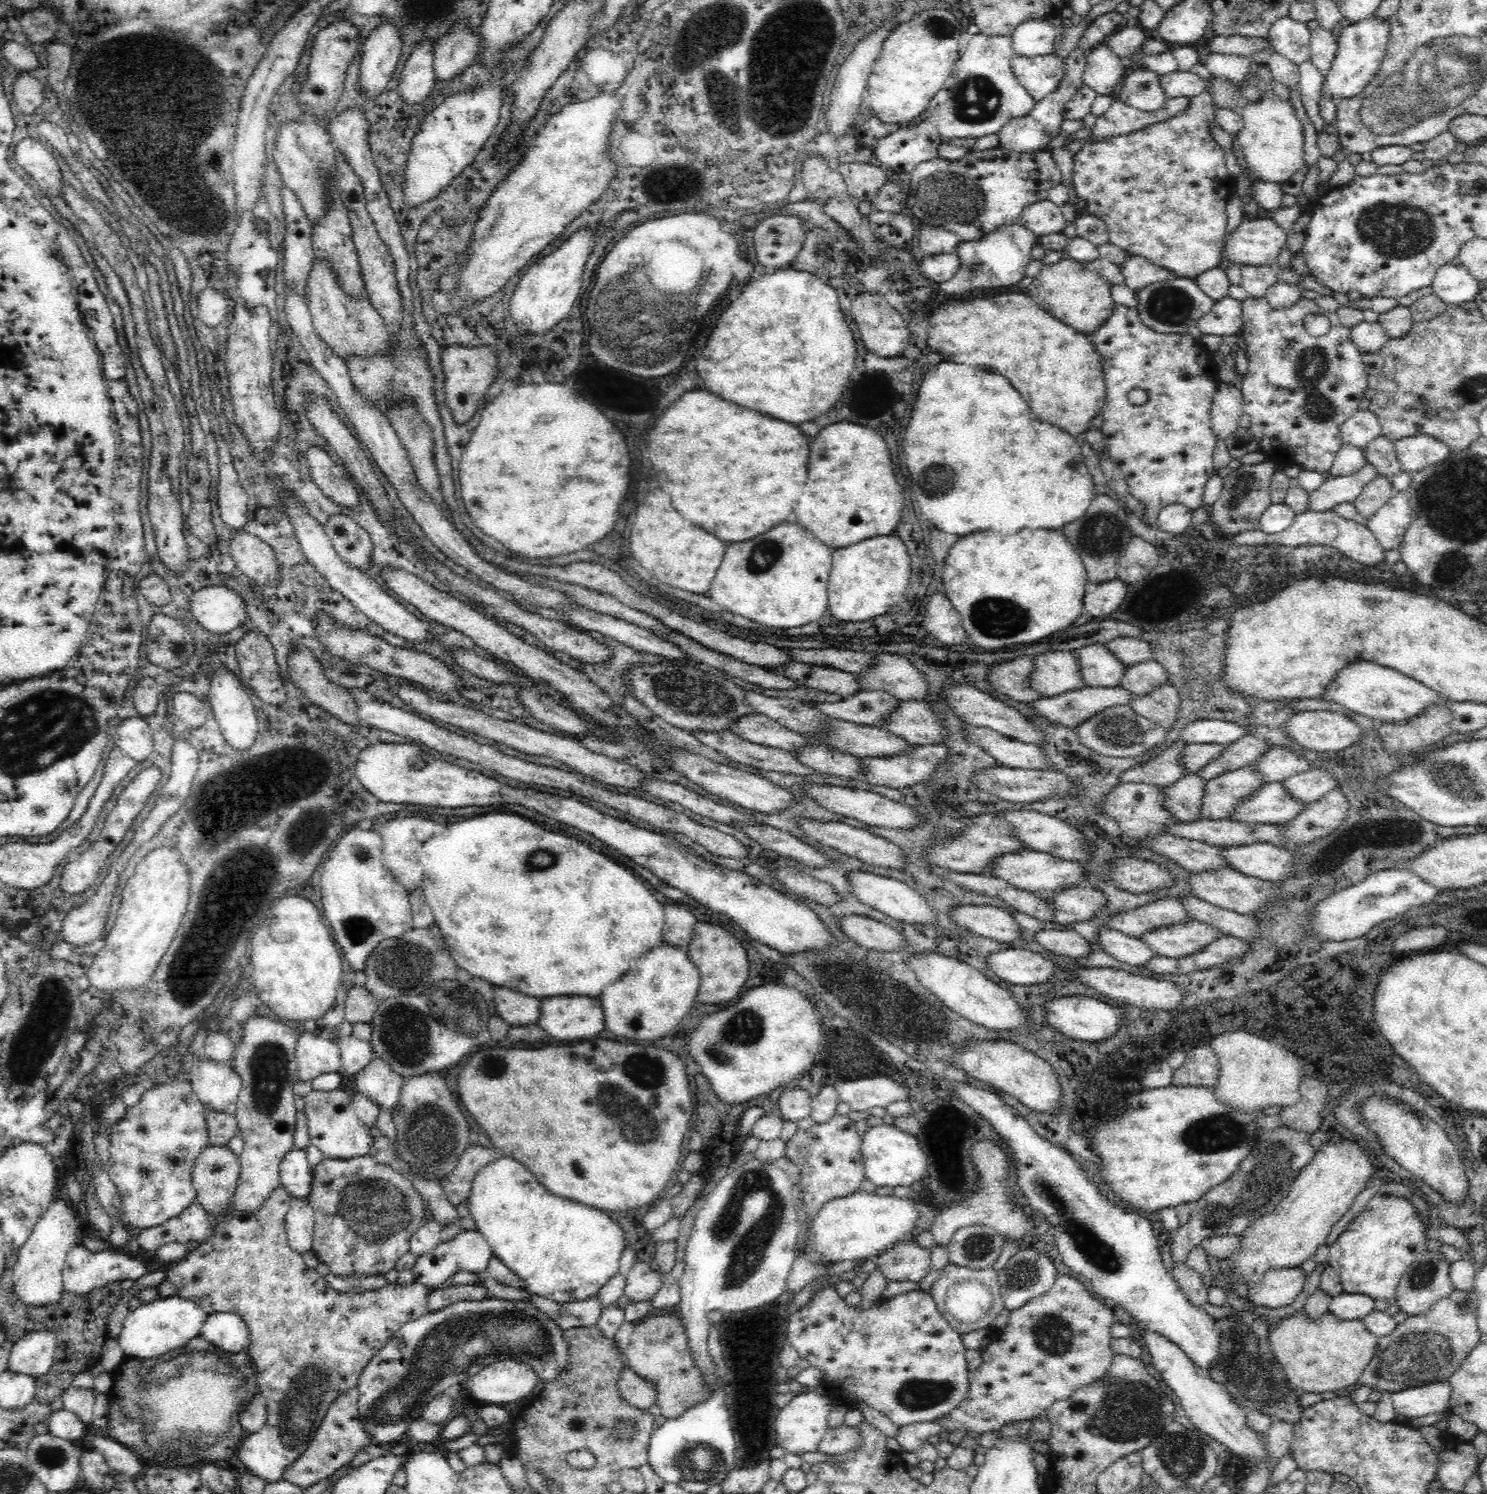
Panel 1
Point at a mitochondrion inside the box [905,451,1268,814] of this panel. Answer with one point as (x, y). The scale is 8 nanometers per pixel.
(997, 617)

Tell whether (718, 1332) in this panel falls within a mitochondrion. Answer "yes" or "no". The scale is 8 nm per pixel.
no

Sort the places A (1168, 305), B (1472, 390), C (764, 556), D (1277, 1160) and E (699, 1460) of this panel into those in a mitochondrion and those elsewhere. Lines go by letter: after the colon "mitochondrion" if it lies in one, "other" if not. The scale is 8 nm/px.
A: mitochondrion
B: mitochondrion
C: mitochondrion
D: mitochondrion
E: mitochondrion

